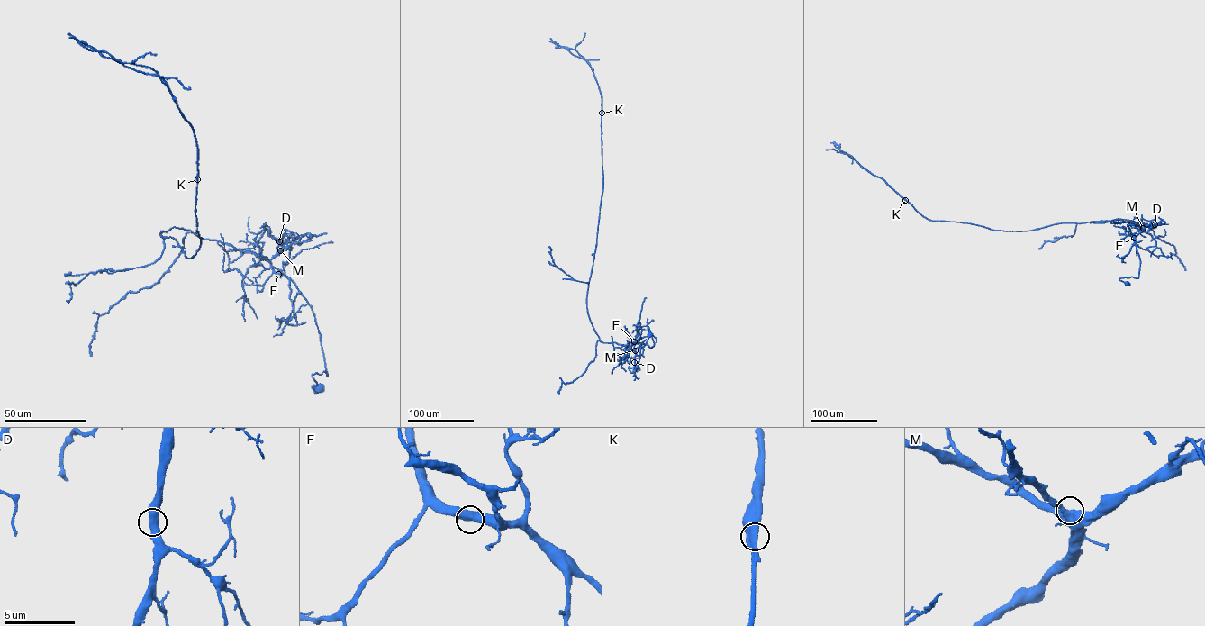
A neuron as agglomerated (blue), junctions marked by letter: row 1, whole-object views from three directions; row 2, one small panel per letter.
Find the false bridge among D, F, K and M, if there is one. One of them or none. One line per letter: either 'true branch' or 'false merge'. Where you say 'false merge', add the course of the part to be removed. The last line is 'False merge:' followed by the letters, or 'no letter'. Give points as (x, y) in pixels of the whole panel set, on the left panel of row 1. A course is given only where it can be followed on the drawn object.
D: true branch
F: true branch
K: false merge; foreign part runs (197, 179), (198, 147), (194, 131), (161, 77), (124, 67), (96, 50), (90, 50), (69, 37)
M: true branch
False merge: K

